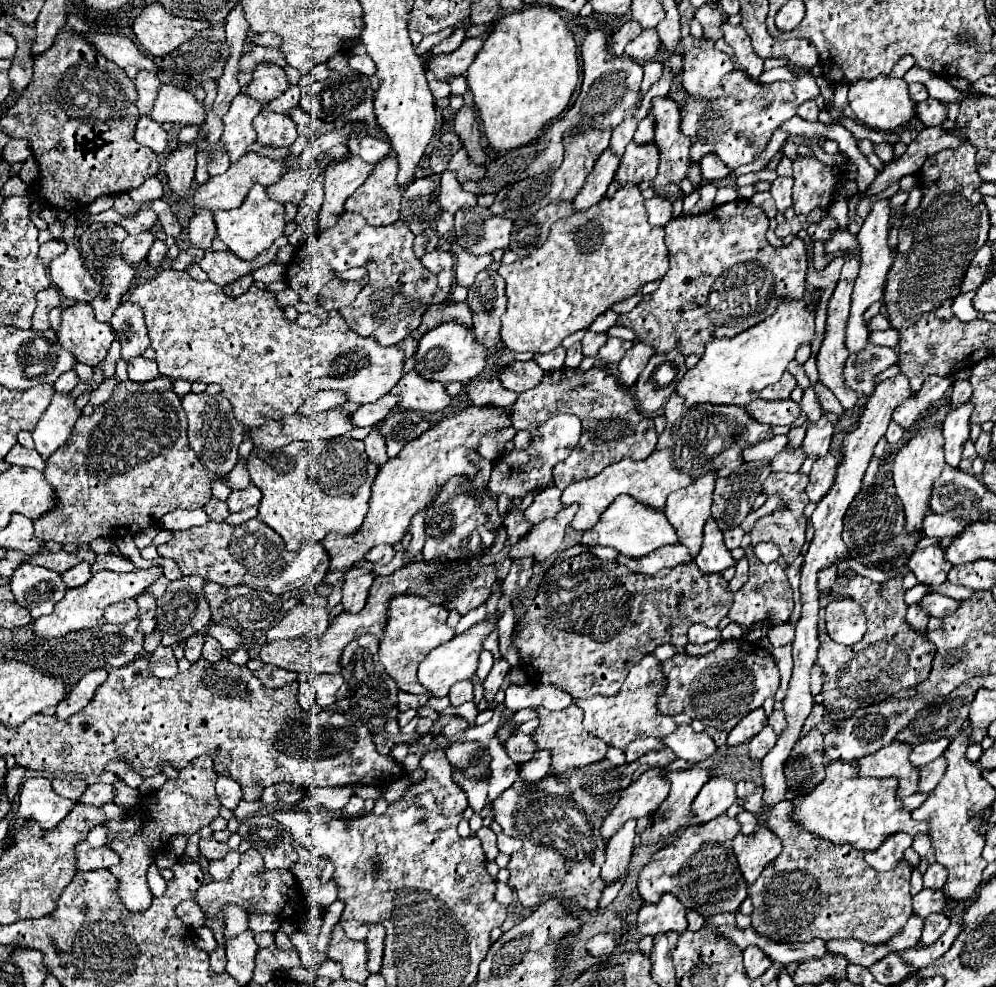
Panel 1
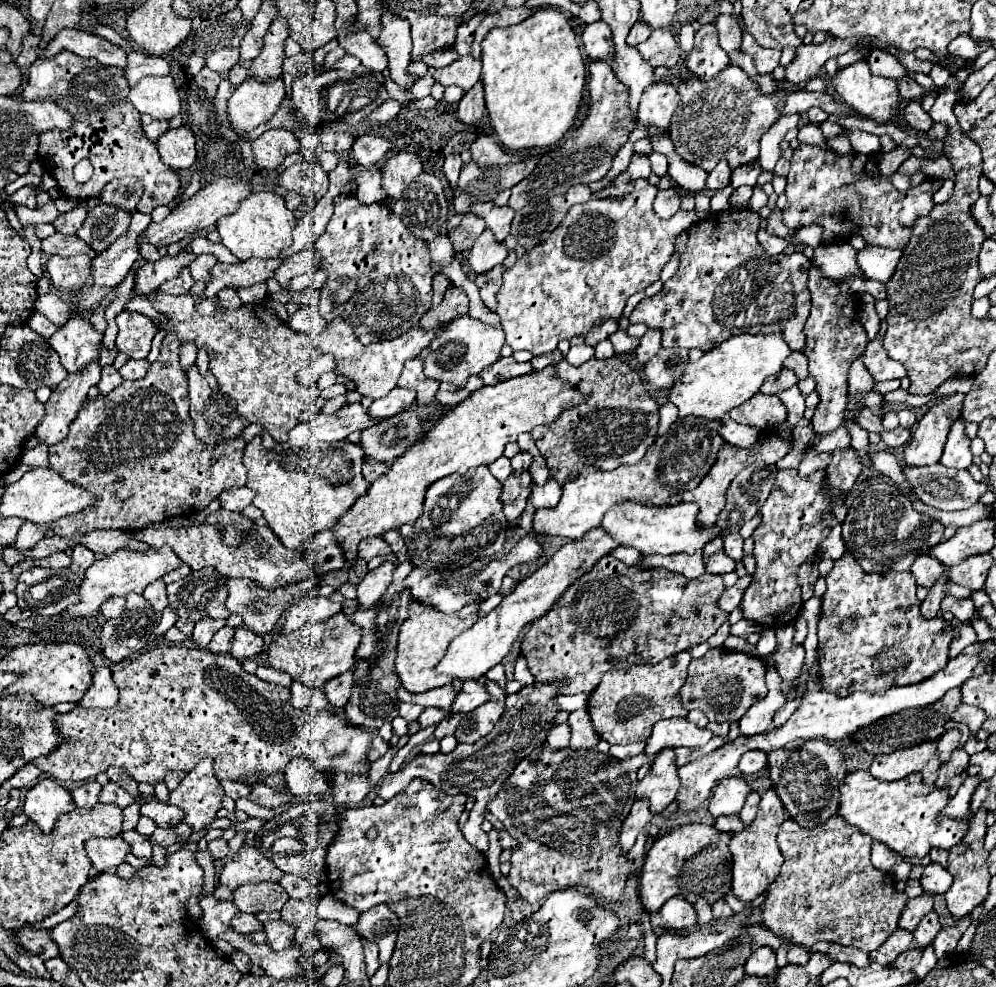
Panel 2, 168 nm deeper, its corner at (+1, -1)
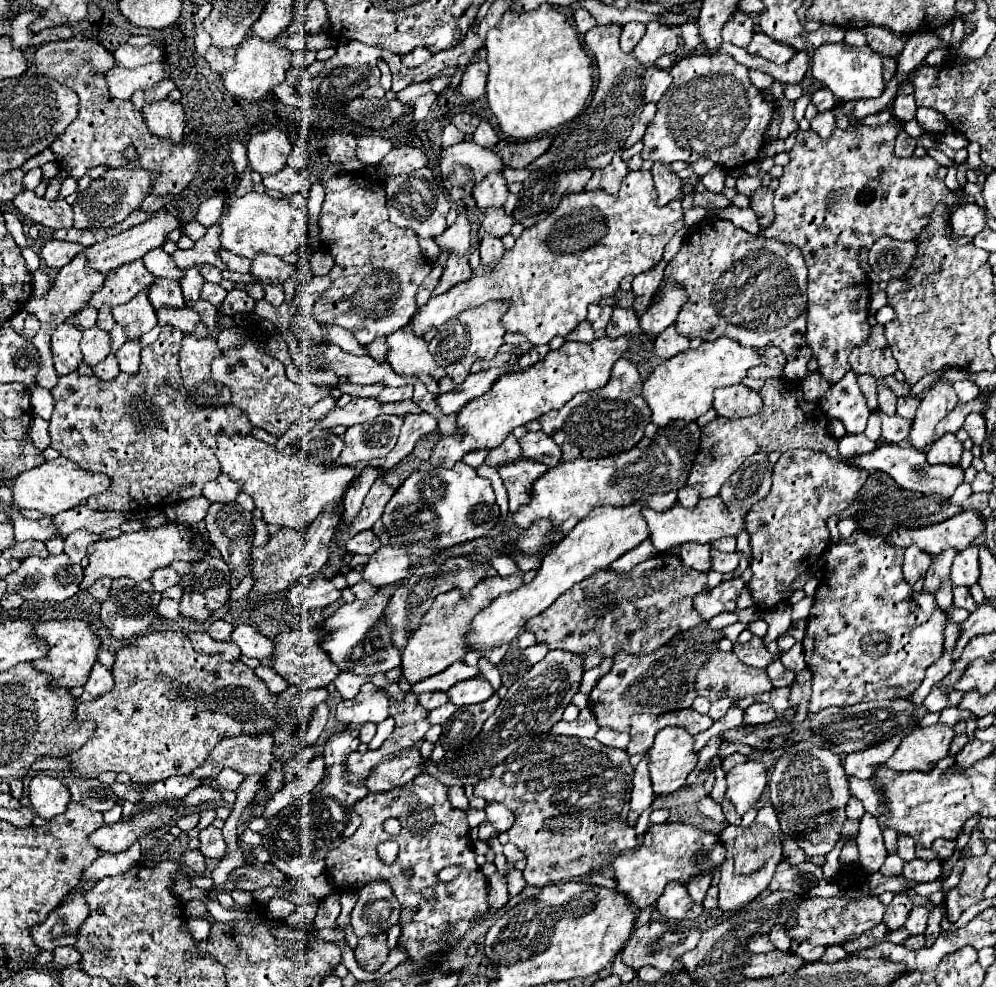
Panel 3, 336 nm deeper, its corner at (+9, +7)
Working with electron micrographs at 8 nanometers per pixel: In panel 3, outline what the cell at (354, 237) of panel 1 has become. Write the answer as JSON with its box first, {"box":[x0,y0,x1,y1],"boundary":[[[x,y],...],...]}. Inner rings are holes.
{"box":[312,169,432,345],"boundary":[[[326,169],[322,185],[326,199],[318,221],[320,241],[336,263],[328,273],[332,285],[314,303],[312,315],[318,323],[332,323],[352,331],[358,343],[368,345],[374,337],[390,335],[410,323],[416,313],[416,289],[432,267],[422,259],[418,235],[390,223],[382,183]]]}

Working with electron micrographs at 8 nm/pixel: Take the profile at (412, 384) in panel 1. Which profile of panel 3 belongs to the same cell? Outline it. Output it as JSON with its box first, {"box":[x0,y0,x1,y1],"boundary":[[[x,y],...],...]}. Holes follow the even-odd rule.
{"box":[388,327,446,381],"boundary":[[[410,327],[398,329],[388,335],[388,363],[398,375],[416,375],[428,373],[436,381],[446,375],[444,367],[436,365],[432,355],[428,353],[428,345],[422,337],[416,337]]]}

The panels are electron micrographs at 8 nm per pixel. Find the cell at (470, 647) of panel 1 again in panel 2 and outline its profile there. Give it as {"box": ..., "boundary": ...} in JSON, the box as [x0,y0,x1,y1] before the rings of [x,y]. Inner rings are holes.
{"box":[436,525,620,681],"boundary":[[[600,525],[592,527],[582,539],[568,541],[566,545],[562,545],[542,567],[538,567],[530,577],[520,581],[518,587],[510,595],[506,595],[494,611],[480,617],[470,629],[466,629],[460,637],[456,637],[450,643],[450,649],[446,651],[442,663],[436,665],[436,671],[464,681],[478,679],[480,675],[488,673],[488,669],[502,663],[502,659],[510,653],[512,643],[516,643],[520,631],[526,625],[544,617],[572,583],[576,583],[582,575],[586,575],[602,557],[610,555],[616,547],[620,547],[620,543],[612,539]]]}

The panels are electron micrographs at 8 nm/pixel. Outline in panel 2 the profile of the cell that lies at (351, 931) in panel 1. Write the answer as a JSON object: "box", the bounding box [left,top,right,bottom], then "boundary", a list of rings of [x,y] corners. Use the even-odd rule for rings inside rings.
{"box":[318,893,358,927],"boundary":[[[326,893],[320,901],[320,907],[318,907],[318,917],[320,919],[330,919],[330,921],[338,921],[342,925],[348,925],[348,927],[356,927],[358,923],[358,911],[348,907],[346,903],[342,903],[340,899],[336,899],[334,895]]]}

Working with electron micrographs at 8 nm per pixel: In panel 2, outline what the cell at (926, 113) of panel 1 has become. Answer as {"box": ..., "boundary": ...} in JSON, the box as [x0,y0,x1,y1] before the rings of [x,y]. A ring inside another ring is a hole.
{"box":[904,111,932,131],"boundary":[[[904,111],[904,119],[908,121],[910,127],[914,127],[916,131],[928,131],[932,127],[932,119],[928,113],[924,111]]]}

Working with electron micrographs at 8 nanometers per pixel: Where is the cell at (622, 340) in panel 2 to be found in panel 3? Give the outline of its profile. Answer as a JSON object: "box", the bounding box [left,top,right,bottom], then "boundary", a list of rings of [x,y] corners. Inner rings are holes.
{"box":[606,307,638,339],"boundary":[[[614,307],[614,315],[606,327],[606,335],[612,339],[612,337],[632,335],[632,333],[638,333],[638,317],[634,309]]]}

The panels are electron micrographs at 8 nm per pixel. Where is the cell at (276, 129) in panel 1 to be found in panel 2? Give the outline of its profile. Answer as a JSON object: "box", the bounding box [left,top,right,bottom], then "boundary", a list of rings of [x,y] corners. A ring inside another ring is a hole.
{"box":[252,129,300,169],"boundary":[[[270,129],[252,143],[252,149],[258,167],[278,169],[286,155],[300,149],[300,141],[288,129]]]}

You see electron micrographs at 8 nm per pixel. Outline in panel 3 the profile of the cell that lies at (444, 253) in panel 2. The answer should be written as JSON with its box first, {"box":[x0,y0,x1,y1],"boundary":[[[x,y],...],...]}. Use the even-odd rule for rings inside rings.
{"box":[386,167,450,237],"boundary":[[[424,167],[420,171],[416,171],[414,175],[400,179],[400,177],[388,177],[386,179],[386,195],[388,195],[388,213],[390,213],[390,221],[398,227],[410,227],[418,233],[418,237],[438,237],[444,233],[446,229],[446,213],[450,211],[450,199],[446,197],[446,193],[436,185],[434,181],[434,173]]]}

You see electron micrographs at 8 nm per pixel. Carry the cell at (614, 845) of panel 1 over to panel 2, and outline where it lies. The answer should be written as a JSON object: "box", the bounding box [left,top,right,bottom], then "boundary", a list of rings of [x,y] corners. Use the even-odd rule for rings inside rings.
{"box":[620,799,652,851],"boundary":[[[638,799],[634,805],[632,805],[632,811],[630,815],[626,817],[624,825],[622,825],[622,833],[620,833],[620,845],[622,845],[622,851],[630,851],[638,833],[644,831],[648,827],[648,823],[652,821],[652,813],[650,813],[650,803],[648,799]]]}

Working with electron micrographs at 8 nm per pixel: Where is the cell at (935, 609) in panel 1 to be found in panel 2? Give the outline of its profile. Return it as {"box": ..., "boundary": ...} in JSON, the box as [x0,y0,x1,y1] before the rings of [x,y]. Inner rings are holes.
{"box":[942,597,976,621],"boundary":[[[948,597],[942,603],[942,613],[952,613],[958,621],[970,621],[976,613],[976,607],[972,603],[972,599],[956,599],[956,597]]]}

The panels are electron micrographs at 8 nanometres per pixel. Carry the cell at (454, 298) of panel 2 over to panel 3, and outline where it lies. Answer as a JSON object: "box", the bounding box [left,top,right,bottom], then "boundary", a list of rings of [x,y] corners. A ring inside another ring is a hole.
{"box":[432,257,472,295],"boundary":[[[450,257],[446,261],[446,267],[444,267],[444,273],[442,273],[442,279],[440,283],[436,285],[436,289],[432,291],[432,295],[440,295],[440,293],[446,293],[448,289],[452,289],[454,285],[458,283],[464,283],[472,277],[472,271],[468,267],[468,259],[464,257]]]}

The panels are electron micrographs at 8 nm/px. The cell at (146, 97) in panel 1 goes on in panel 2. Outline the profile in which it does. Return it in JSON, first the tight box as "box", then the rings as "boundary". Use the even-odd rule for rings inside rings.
{"box":[124,51,170,87],"boundary":[[[132,51],[132,53],[128,53],[128,65],[126,65],[124,73],[126,73],[128,83],[134,87],[142,77],[168,75],[170,73],[170,65],[168,65],[168,61],[164,57]]]}

